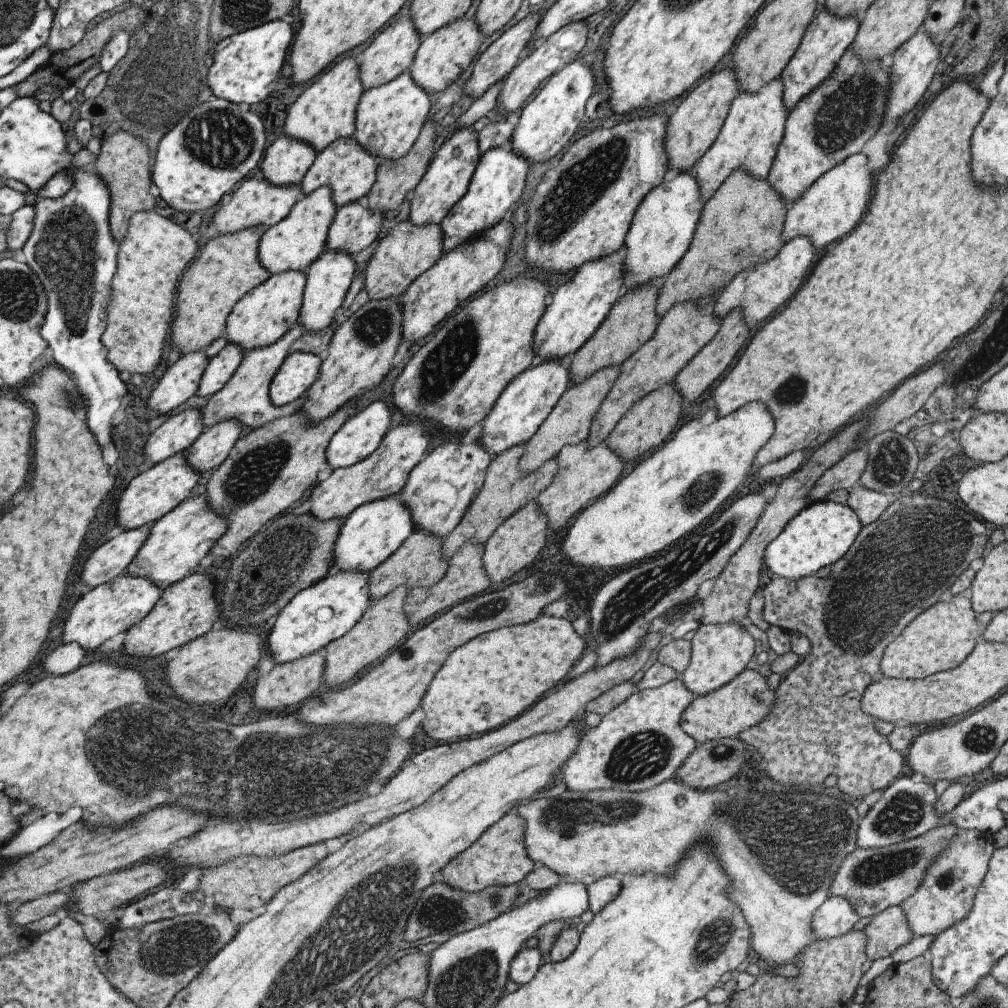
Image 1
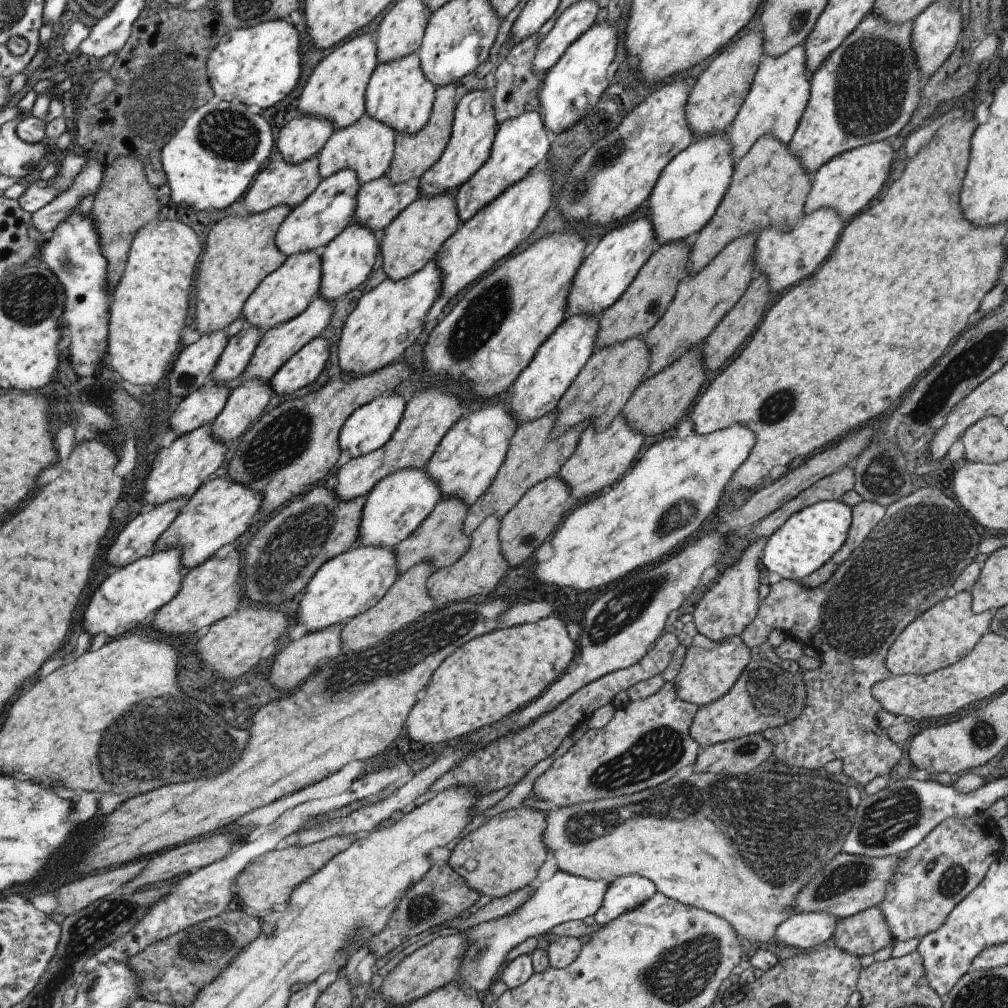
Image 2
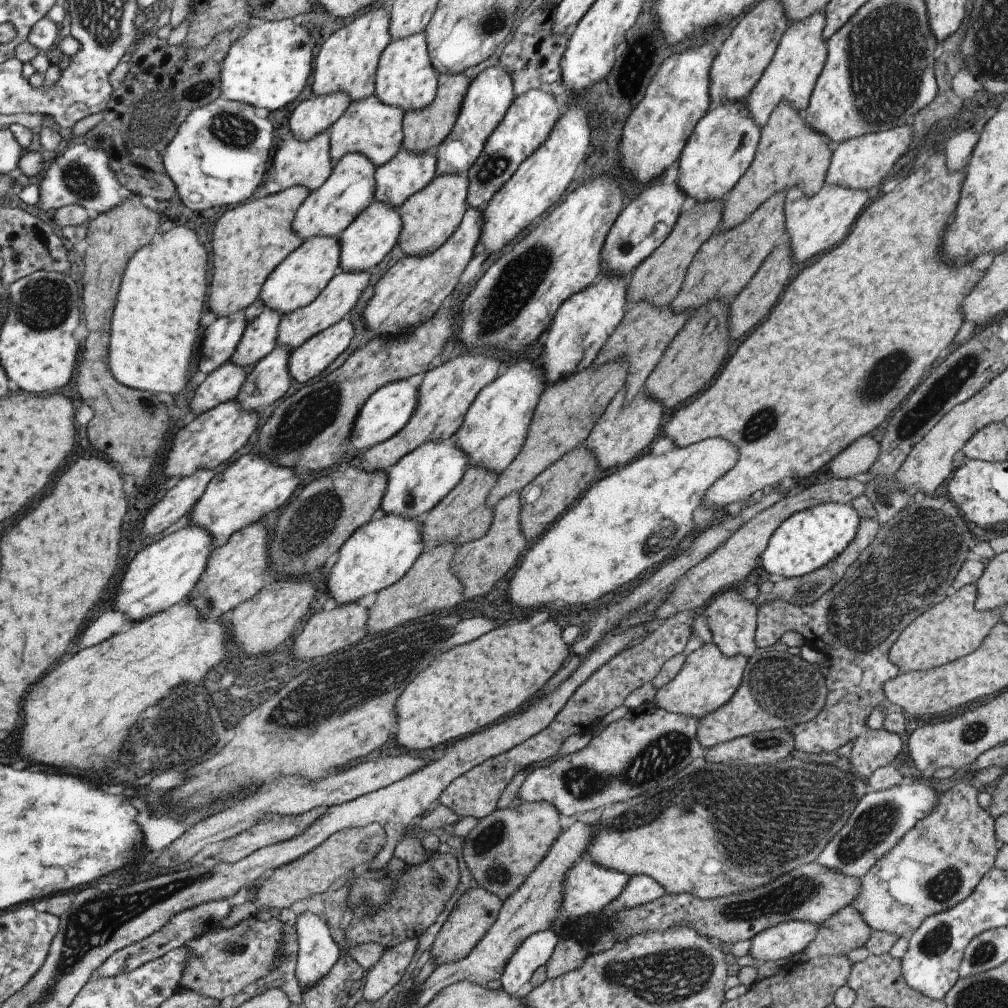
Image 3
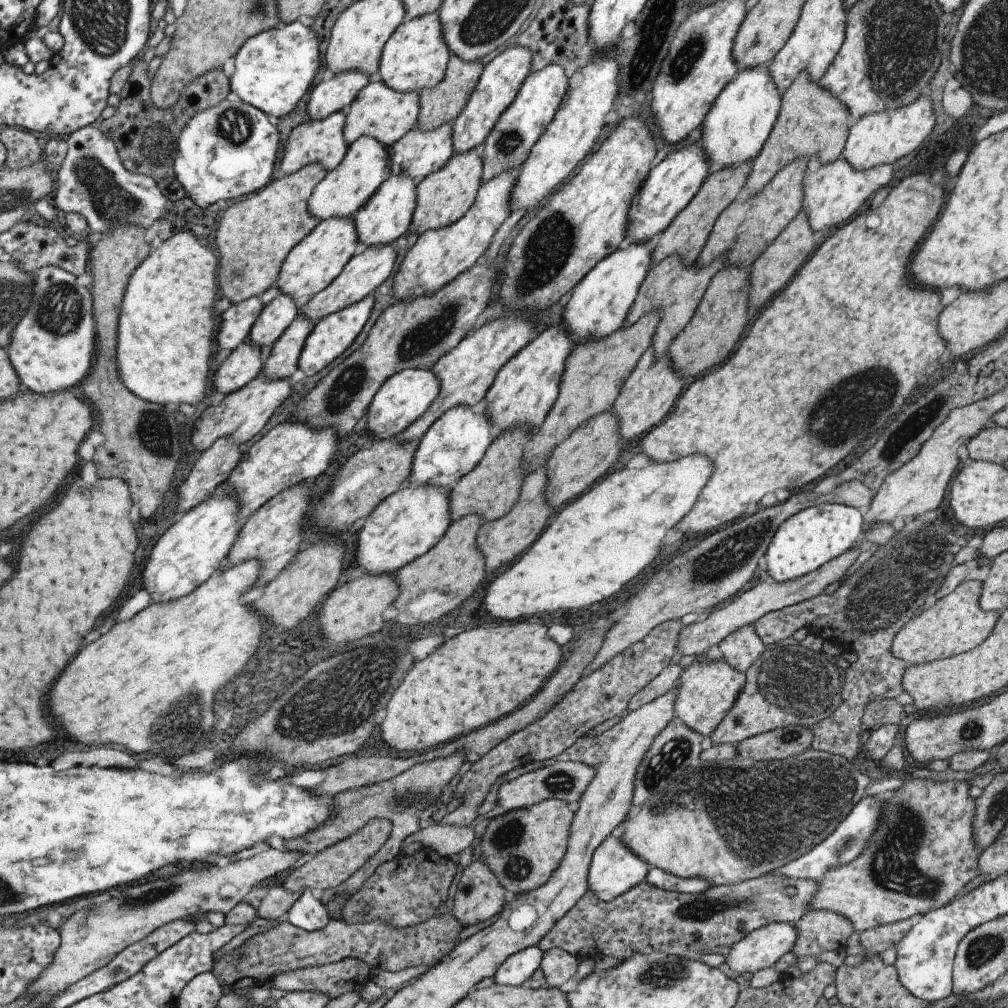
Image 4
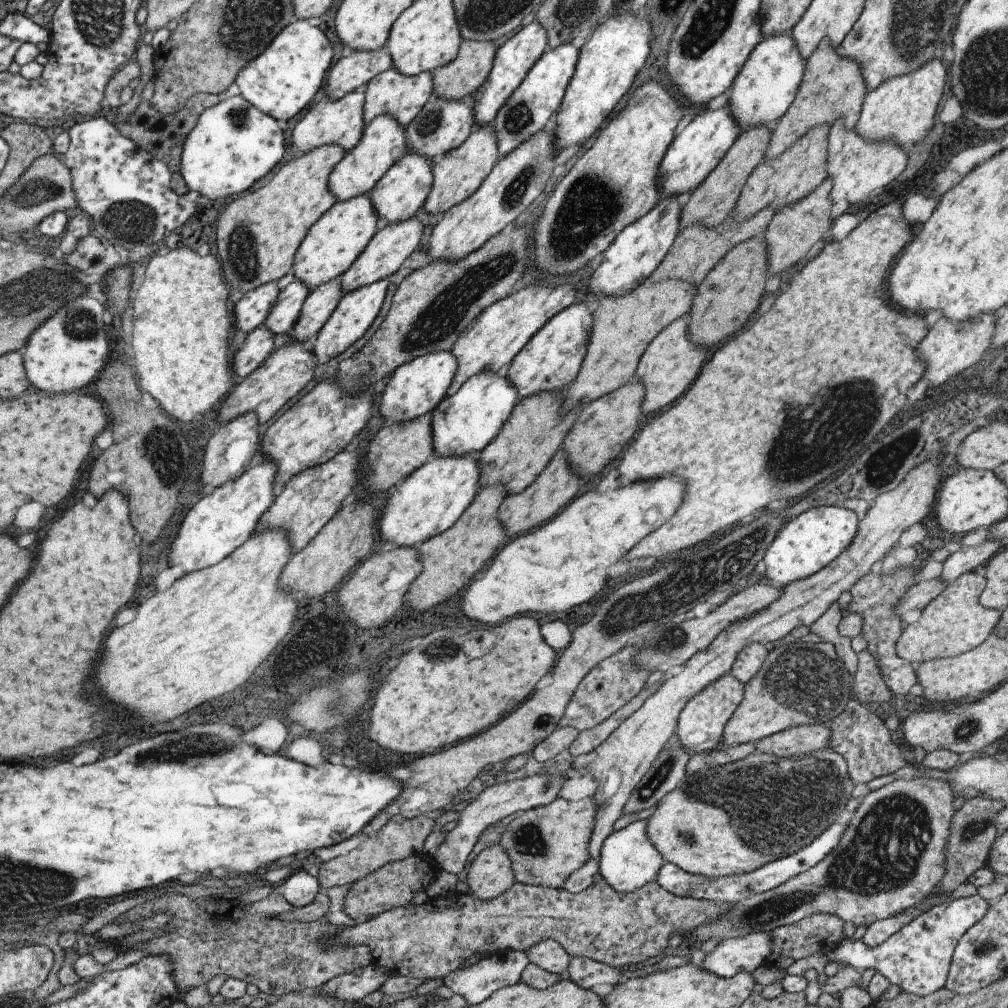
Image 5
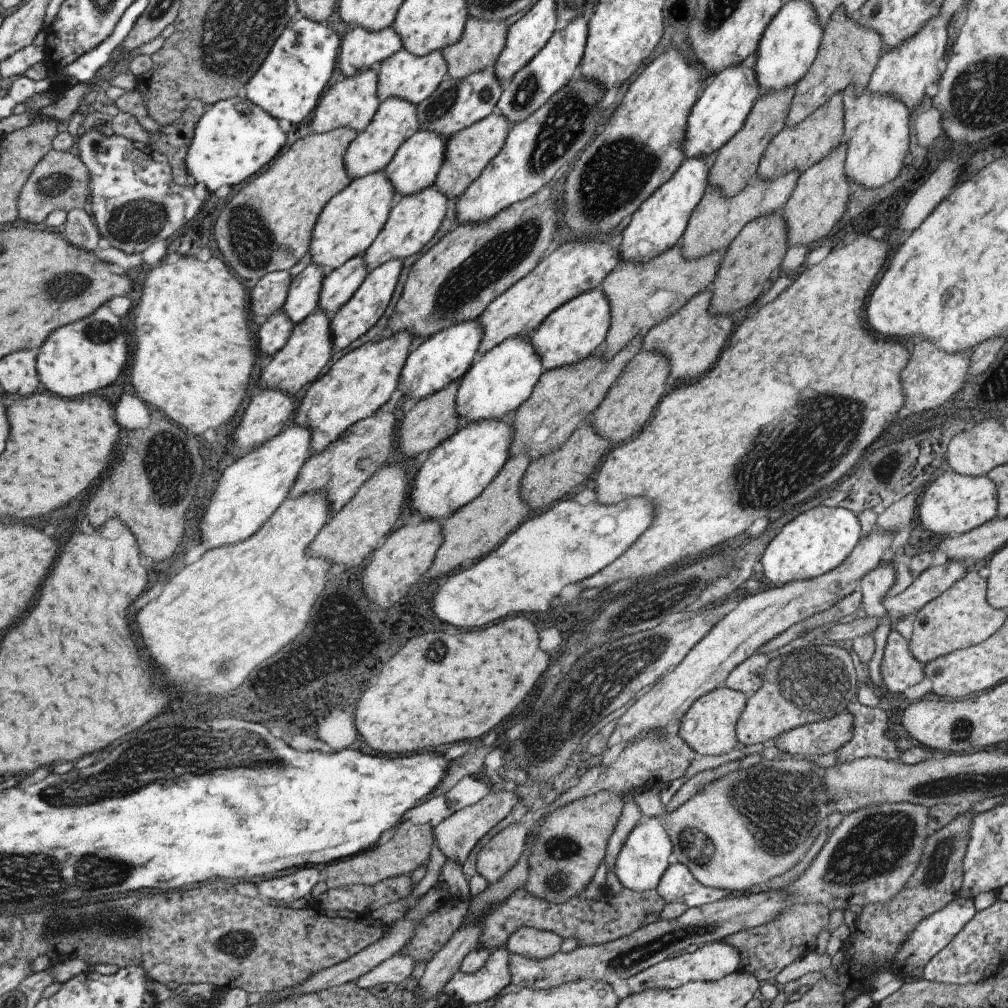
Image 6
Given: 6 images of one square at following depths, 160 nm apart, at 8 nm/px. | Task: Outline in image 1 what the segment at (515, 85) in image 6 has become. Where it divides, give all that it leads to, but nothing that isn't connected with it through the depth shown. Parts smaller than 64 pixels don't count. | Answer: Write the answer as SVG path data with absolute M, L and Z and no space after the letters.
M511 140L499 148L489 148L479 159L465 194L439 222L443 230L443 251L455 248L479 232L485 232L491 224L500 222L508 209L513 209L522 194L529 165L523 156L511 150Z

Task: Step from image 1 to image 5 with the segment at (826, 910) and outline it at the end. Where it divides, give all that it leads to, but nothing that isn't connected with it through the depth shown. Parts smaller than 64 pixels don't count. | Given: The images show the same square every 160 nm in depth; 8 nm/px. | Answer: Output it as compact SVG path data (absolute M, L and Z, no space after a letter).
M757 931L743 936L729 937L720 940L715 950L705 956L701 969L721 978L729 978L740 972L750 973L767 960L771 949L772 938L768 932Z

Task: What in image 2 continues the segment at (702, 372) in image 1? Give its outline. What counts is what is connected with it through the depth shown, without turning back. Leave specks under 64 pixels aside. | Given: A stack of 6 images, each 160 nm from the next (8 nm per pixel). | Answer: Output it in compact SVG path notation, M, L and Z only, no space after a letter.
M763 274L755 275L752 281L748 284L744 294L735 302L735 305L726 316L717 324L717 327L707 336L703 345L703 368L705 370L717 370L723 362L727 362L727 358L731 358L737 348L745 342L747 336L751 336L751 332L756 330L761 316L763 316L763 310L765 310L765 304L767 304L767 297L769 292L769 286L767 286L767 276Z

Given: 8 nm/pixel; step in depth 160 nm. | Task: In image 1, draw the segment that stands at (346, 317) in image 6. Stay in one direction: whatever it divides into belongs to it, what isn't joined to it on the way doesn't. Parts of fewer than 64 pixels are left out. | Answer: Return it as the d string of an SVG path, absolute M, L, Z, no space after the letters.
M292 352L283 360L269 384L269 401L275 407L284 407L301 398L319 374L322 358L311 352Z

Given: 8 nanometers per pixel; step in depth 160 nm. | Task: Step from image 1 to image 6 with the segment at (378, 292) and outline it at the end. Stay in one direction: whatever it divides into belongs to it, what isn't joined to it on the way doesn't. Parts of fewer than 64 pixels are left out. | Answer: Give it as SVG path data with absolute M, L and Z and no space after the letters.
M495 109L486 117L457 131L445 140L443 160L436 174L434 185L446 196L447 200L459 198L462 192L479 176L483 168L502 148L510 128L508 120Z

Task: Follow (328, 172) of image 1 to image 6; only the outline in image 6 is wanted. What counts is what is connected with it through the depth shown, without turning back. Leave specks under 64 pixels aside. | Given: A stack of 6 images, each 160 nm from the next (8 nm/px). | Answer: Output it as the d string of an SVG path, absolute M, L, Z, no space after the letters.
M401 48L376 67L378 102L383 102L389 97L397 97L417 106L439 86L443 79L447 78L446 72L446 62L439 51L433 51L425 56L416 57Z

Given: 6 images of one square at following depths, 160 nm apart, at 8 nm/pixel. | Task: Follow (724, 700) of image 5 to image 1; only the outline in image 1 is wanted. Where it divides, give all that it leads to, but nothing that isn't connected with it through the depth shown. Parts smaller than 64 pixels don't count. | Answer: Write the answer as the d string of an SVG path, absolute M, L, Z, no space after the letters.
M740 623L699 625L690 641L690 660L680 679L687 691L703 696L731 682L754 660L754 641Z

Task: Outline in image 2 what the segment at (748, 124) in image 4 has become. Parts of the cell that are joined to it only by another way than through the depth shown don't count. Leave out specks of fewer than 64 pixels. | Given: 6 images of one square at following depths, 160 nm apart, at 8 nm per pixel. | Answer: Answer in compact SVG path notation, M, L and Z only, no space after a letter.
M727 130L715 132L713 136L697 136L687 148L677 152L659 174L647 198L647 220L651 220L657 245L691 239L699 233L715 214L734 170Z

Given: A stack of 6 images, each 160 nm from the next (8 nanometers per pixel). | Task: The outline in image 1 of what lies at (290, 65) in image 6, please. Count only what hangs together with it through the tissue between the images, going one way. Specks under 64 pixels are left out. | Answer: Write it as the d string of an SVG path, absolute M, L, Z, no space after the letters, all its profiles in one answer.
M276 19L233 34L212 49L212 62L207 70L207 86L211 95L228 102L261 102L277 84L287 48L294 40L295 29Z

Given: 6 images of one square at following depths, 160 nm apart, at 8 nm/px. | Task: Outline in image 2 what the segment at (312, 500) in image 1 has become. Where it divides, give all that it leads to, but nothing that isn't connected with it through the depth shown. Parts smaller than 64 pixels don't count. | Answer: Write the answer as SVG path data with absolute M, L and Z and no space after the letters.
M430 386L415 393L407 403L405 412L397 424L393 435L374 452L351 458L347 464L343 464L335 474L335 486L333 494L339 496L339 500L352 500L357 496L366 496L379 480L389 476L391 472L397 472L399 468L415 468L425 466L429 458L433 456L435 448L449 428L467 411L461 396L448 391L446 387Z

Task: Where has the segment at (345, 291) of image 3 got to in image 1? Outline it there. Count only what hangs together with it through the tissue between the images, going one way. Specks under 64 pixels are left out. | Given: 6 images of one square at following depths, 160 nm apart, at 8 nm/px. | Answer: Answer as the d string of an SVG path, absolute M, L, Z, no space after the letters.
M297 322L273 344L247 351L236 372L227 380L223 388L211 395L211 398L200 408L203 414L203 426L209 427L217 424L219 420L235 418L244 427L244 431L247 431L259 428L259 426L267 424L269 420L275 420L275 418L282 416L283 412L280 408L273 406L269 401L269 384L271 384L275 372L279 370L279 366L283 364L283 360L289 354L288 350L291 344L295 340L299 340L299 336L304 332L305 328Z

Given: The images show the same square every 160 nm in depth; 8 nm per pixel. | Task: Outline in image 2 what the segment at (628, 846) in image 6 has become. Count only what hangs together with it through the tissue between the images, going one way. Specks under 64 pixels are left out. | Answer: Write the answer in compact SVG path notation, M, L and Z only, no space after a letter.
M556 871L549 880L545 880L527 902L517 908L509 909L505 916L481 922L463 931L469 940L469 951L463 954L461 968L455 974L455 983L450 981L445 988L453 986L461 988L463 994L482 995L489 992L489 988L499 976L505 965L503 960L511 948L515 948L527 938L542 938L548 936L549 930L561 922L569 920L583 920L592 916L601 905L608 883L600 879L587 879L574 876L562 871Z

